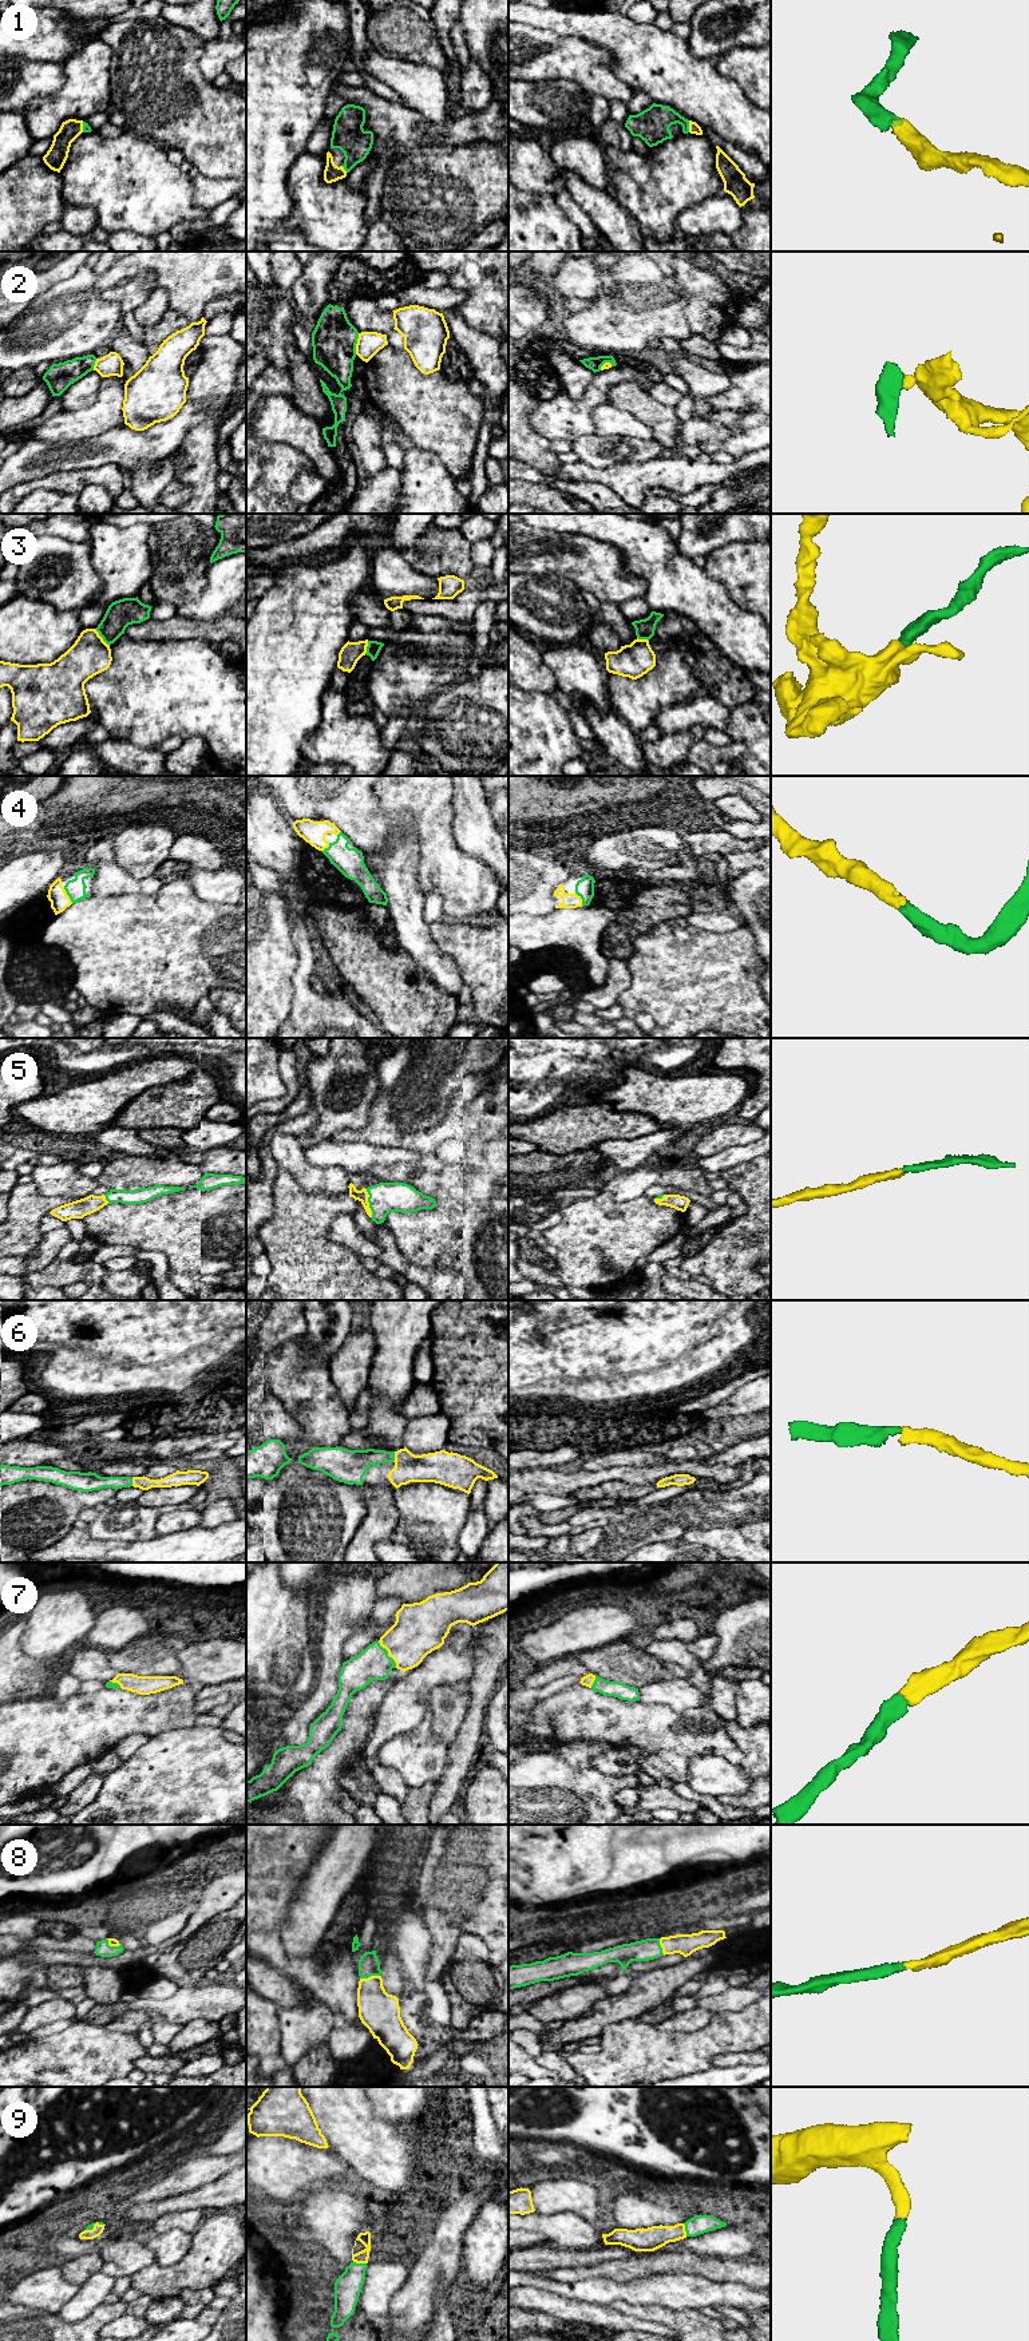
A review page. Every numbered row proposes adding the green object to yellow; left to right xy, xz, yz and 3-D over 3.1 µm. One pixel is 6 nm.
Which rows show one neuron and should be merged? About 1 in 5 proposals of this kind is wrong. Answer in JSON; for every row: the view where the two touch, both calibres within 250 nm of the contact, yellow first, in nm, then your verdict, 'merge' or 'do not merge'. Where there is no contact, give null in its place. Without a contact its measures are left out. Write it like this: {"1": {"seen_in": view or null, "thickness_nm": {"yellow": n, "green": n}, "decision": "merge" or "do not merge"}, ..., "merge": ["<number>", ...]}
{"1": {"seen_in": "yz", "thickness_nm": {"yellow": 60, "green": 200}, "decision": "merge"}, "2": {"seen_in": "xz", "thickness_nm": {"yellow": 140, "green": 260}, "decision": "do not merge"}, "3": {"seen_in": "xy", "thickness_nm": {"yellow": 240, "green": 160}, "decision": "do not merge"}, "4": {"seen_in": "xy", "thickness_nm": {"yellow": 120, "green": 120}, "decision": "merge"}, "5": {"seen_in": "xz", "thickness_nm": {"yellow": 70, "green": 190}, "decision": "merge"}, "6": {"seen_in": "xz", "thickness_nm": {"yellow": 180, "green": 160}, "decision": "merge"}, "7": {"seen_in": "xz", "thickness_nm": {"yellow": 300, "green": 200}, "decision": "merge"}, "8": {"seen_in": "xz", "thickness_nm": {"yellow": 240, "green": 130}, "decision": "merge"}, "9": {"seen_in": "xz", "thickness_nm": {"yellow": 80, "green": 160}, "decision": "merge"}, "merge": ["1", "4", "5", "6", "7", "8", "9"]}

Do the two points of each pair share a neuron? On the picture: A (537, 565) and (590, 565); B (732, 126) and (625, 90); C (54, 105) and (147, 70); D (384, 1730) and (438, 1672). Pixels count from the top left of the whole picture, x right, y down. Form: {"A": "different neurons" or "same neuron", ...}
{"A": "same neuron", "B": "different neurons", "C": "different neurons", "D": "same neuron"}

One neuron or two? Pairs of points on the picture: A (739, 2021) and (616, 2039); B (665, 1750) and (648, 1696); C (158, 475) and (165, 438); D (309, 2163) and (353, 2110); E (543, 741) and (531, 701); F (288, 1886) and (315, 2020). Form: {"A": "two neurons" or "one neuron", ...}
{"A": "one neuron", "B": "two neurons", "C": "two neurons", "D": "two neurons", "E": "one neuron", "F": "two neurons"}

